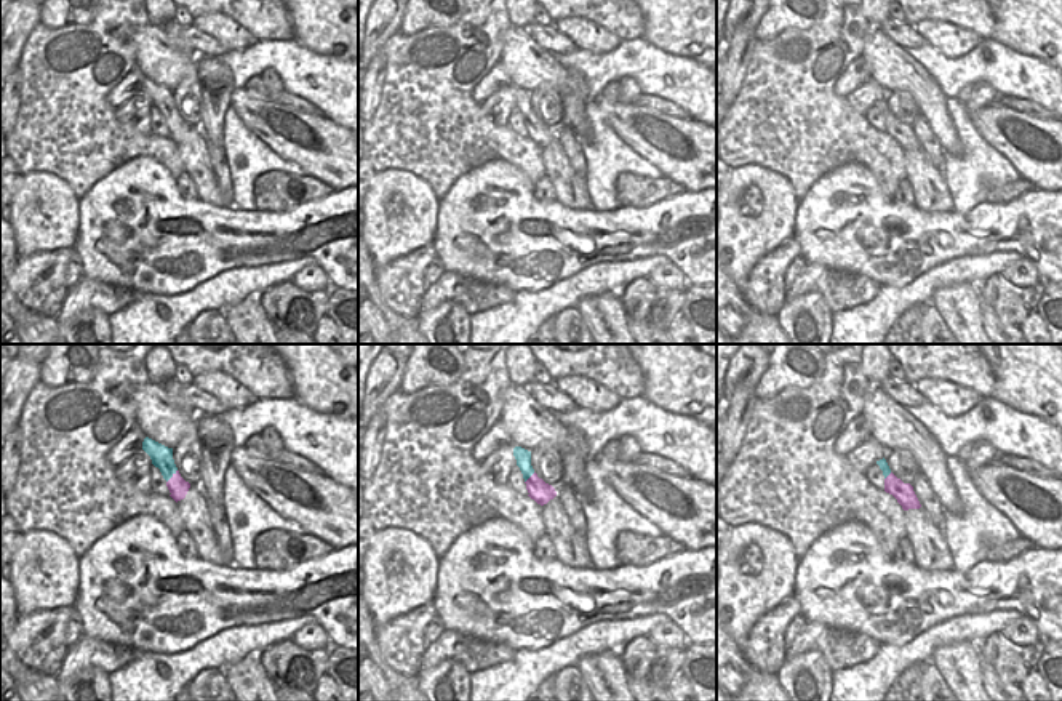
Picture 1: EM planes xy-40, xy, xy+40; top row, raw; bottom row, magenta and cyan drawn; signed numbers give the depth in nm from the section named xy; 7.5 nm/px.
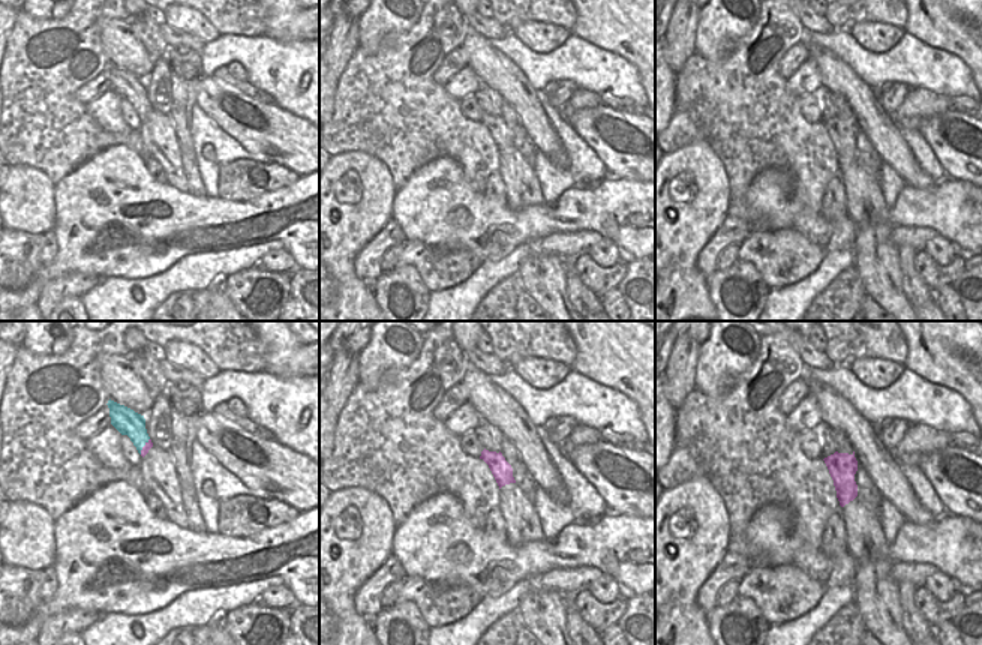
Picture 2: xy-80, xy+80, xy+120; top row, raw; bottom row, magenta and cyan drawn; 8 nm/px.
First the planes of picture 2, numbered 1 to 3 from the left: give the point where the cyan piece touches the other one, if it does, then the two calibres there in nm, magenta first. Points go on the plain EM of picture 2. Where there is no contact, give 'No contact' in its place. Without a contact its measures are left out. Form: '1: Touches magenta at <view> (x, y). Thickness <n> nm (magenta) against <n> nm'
1: Touches magenta at xy-80 (144, 110). Thickness 50 nm (magenta) against 200 nm
2: No contact
3: No contact.

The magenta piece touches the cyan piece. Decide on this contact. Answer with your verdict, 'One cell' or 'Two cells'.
Two cells.

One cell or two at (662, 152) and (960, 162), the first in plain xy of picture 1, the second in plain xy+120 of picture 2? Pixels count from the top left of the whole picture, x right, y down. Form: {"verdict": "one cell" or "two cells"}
{"verdict": "one cell"}

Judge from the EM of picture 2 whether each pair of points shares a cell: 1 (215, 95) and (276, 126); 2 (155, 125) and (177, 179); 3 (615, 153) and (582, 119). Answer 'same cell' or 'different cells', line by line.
1: same cell
2: same cell
3: same cell

